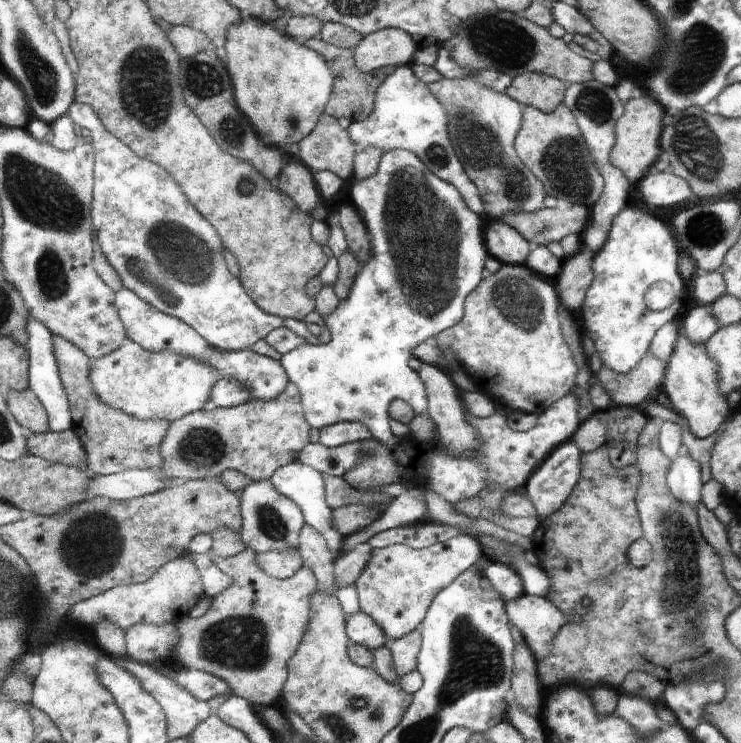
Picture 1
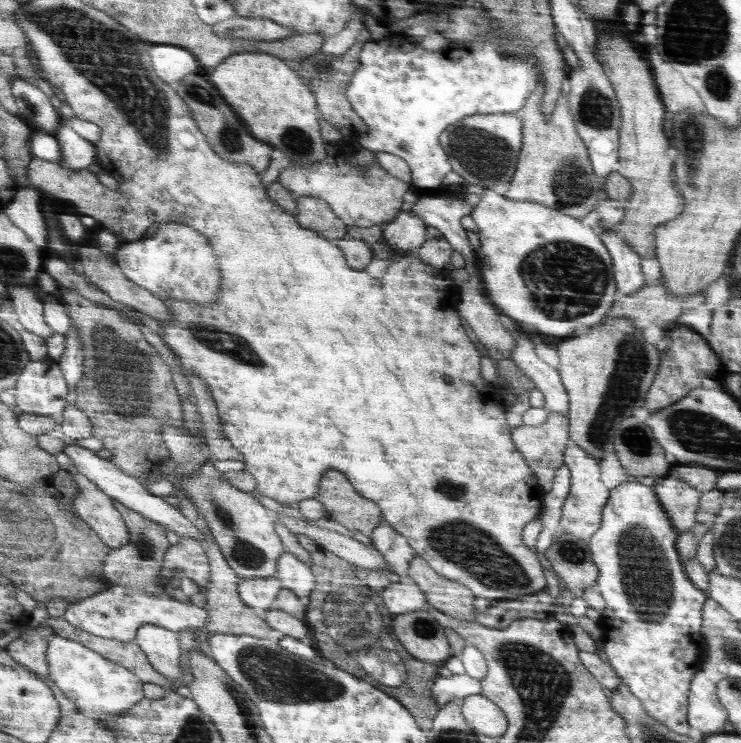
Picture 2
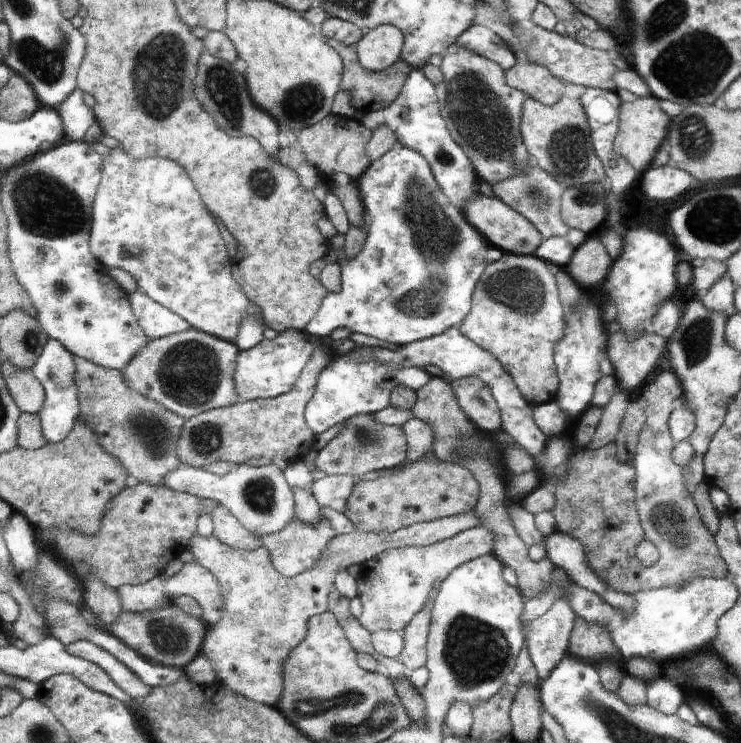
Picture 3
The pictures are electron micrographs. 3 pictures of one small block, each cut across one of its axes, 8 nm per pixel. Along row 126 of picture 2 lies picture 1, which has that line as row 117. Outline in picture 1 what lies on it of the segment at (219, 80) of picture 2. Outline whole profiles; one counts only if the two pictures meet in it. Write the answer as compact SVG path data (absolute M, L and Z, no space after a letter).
M246 17L229 26L224 48L220 54L233 78L236 88L234 96L238 96L238 108L242 108L246 116L250 116L250 122L254 124L256 132L265 143L281 148L284 144L299 143L314 130L320 114L324 112L324 106L327 106L326 102L329 102L328 98L336 82L332 64L319 52L309 49L302 44L302 41L293 39L286 32L279 31L270 21L263 21L258 17Z

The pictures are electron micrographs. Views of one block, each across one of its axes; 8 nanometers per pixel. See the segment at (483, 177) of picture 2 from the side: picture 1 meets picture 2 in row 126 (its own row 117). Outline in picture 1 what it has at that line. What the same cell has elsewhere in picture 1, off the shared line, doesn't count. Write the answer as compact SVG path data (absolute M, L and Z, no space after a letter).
M476 76L442 77L439 81L430 83L429 89L446 111L447 129L454 152L484 200L486 212L482 214L486 215L489 220L494 220L504 219L510 211L542 210L545 188L542 188L542 181L534 176L533 171L525 166L516 149L516 138L524 124L524 114L520 112L520 103L505 92L498 92L488 85L479 83Z

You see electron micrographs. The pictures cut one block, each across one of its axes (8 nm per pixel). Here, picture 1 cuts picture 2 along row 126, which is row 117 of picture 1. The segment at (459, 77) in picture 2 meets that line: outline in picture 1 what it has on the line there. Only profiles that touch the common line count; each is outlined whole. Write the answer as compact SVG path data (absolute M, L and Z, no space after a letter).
M409 65L395 68L395 71L382 81L377 90L372 114L364 120L352 121L347 129L358 150L376 147L385 153L394 149L406 149L416 154L438 178L454 185L474 212L482 213L485 209L478 187L470 180L451 145L444 107L430 92L429 85L419 78Z

